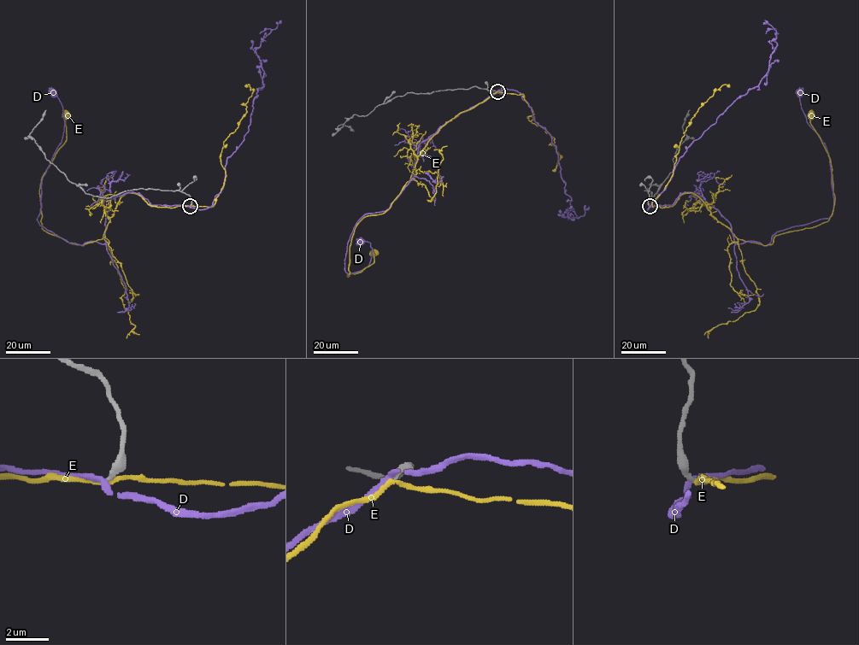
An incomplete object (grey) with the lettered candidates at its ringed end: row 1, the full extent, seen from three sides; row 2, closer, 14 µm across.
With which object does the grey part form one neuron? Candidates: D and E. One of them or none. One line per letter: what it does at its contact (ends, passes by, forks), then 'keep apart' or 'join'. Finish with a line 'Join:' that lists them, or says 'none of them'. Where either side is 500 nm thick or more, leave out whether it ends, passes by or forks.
D: it passes by; keep apart
E: it passes by; join
Join: E

